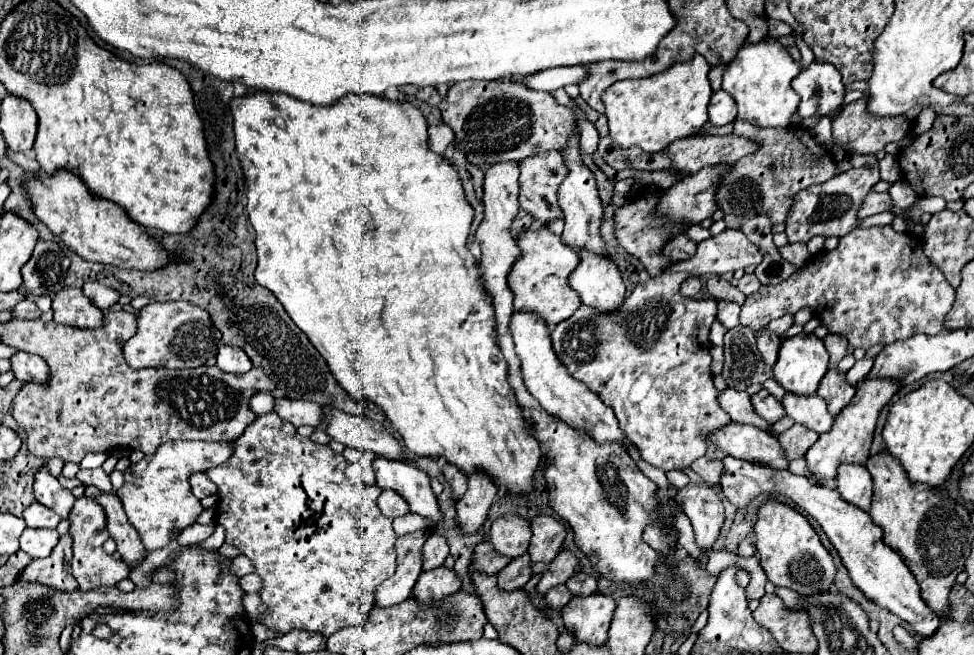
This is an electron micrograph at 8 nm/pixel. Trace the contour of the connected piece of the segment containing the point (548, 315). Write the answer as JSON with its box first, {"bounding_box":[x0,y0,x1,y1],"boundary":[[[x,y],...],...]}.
{"bounding_box":[509,227,581,329],"boundary":[[[541,227],[537,231],[525,231],[517,243],[523,249],[523,257],[513,265],[509,273],[509,287],[515,293],[515,309],[533,311],[539,317],[545,317],[549,329],[555,329],[559,321],[565,321],[581,307],[579,295],[569,287],[567,281],[567,277],[579,265],[579,255],[547,227]]]}

